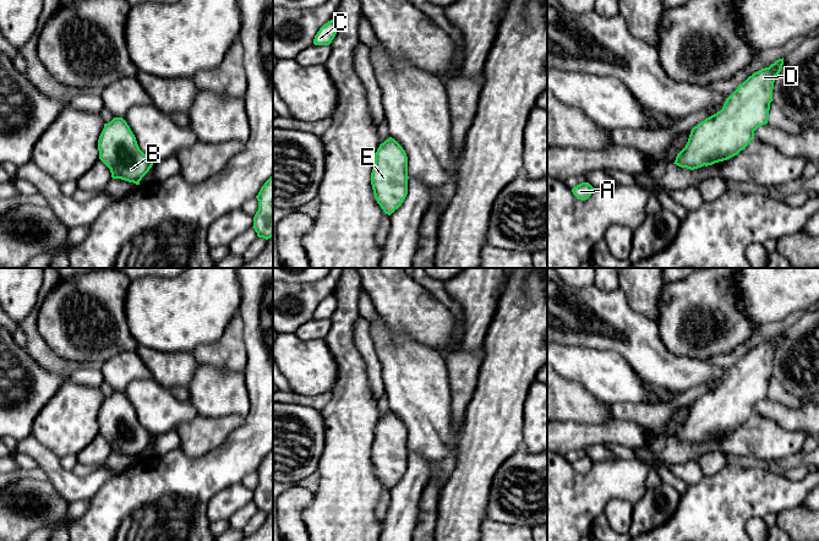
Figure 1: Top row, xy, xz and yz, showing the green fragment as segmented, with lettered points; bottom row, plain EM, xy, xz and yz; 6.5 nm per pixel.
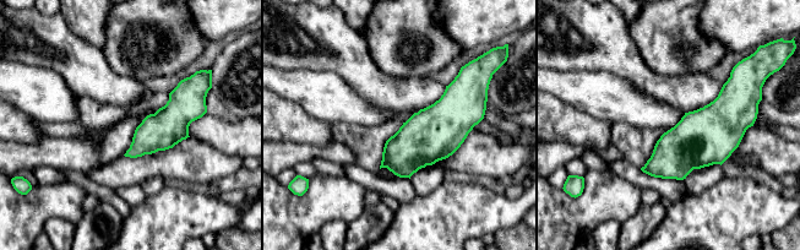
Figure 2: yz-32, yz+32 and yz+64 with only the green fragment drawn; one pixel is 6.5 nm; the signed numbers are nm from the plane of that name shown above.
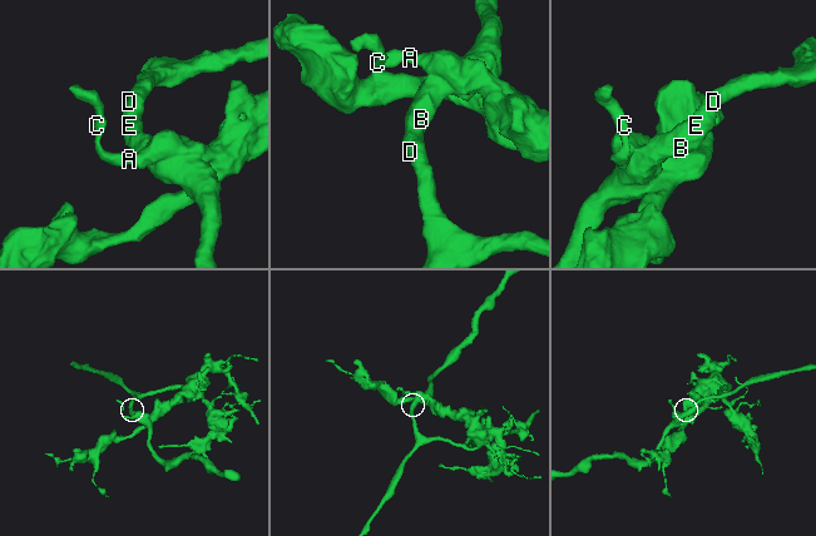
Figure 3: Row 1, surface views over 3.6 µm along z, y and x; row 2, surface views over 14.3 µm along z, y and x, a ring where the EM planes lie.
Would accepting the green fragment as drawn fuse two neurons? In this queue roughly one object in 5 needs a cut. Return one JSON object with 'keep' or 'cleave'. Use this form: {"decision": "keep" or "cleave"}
{"decision": "keep"}

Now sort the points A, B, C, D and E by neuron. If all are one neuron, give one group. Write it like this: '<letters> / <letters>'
A B C D E

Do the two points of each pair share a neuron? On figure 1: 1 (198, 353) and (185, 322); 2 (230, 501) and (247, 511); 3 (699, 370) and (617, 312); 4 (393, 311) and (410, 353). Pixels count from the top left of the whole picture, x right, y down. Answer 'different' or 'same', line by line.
1: different
2: different
3: same
4: different

